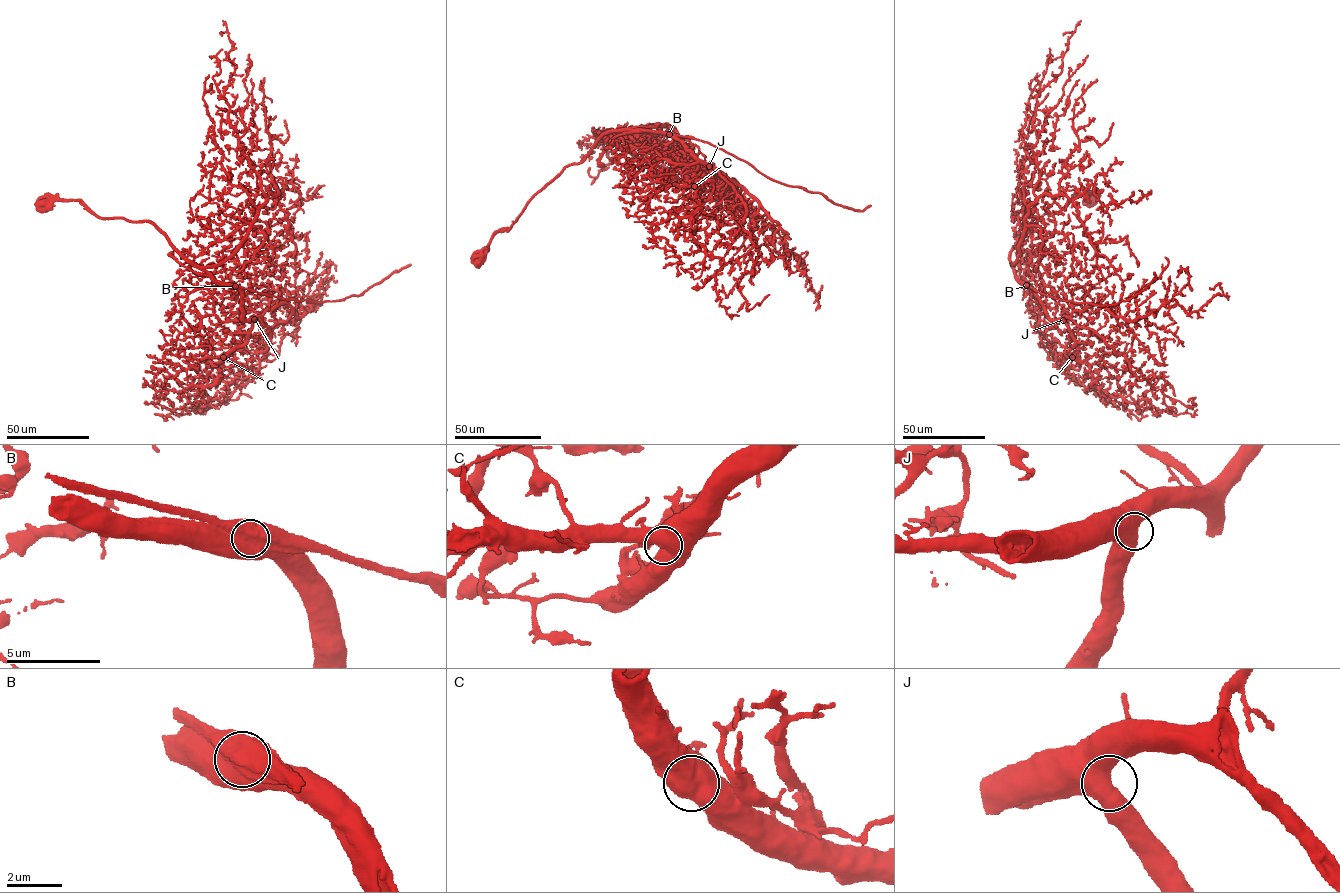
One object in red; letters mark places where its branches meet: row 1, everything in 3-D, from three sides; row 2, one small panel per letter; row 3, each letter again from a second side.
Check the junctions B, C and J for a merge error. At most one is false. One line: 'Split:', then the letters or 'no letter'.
Split: B

